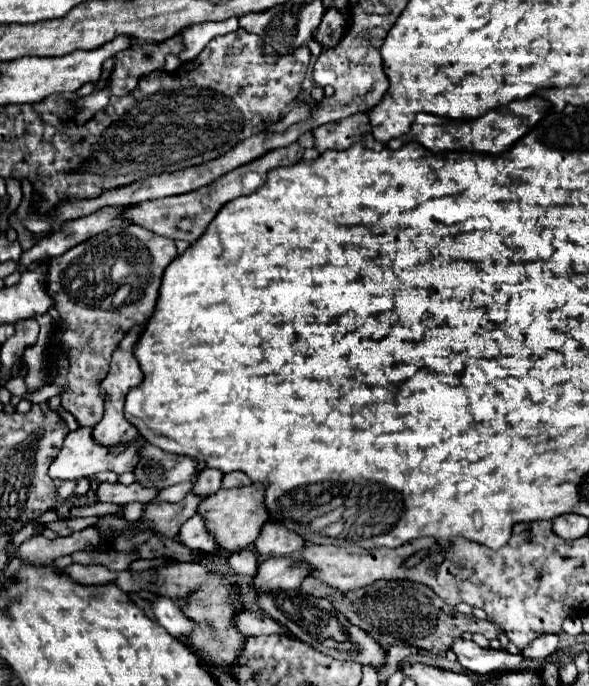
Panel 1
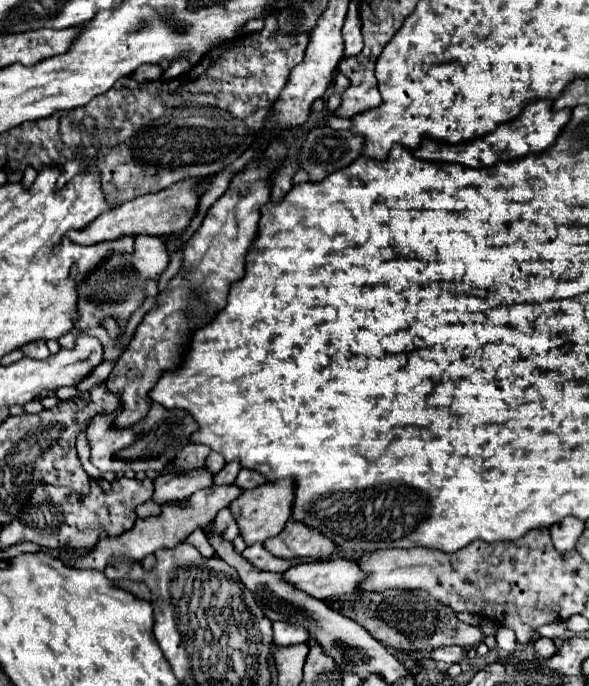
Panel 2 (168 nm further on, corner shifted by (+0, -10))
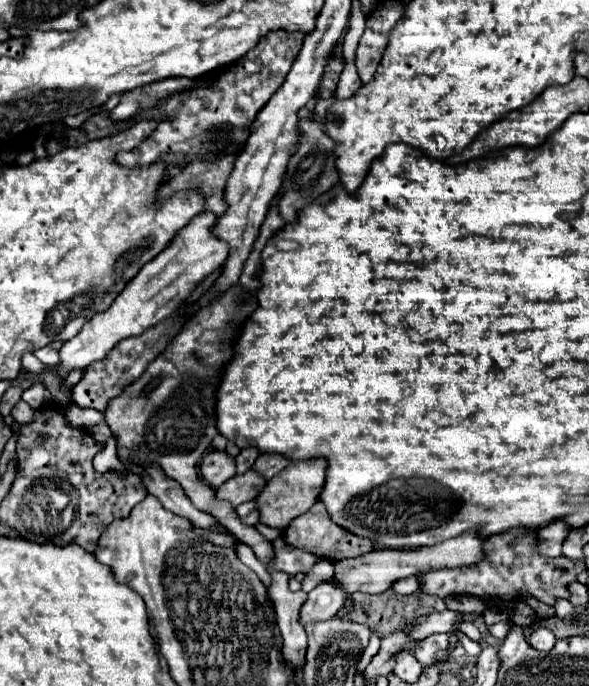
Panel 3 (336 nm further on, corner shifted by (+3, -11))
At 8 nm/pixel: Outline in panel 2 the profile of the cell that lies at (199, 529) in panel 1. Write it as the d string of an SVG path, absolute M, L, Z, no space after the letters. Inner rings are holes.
M227 508L217 512L211 528L213 528L213 534L221 534L229 542L233 538L237 538L237 534L239 534L239 528L237 528L237 524L235 524L235 520L233 520L233 516L231 516L231 512Z

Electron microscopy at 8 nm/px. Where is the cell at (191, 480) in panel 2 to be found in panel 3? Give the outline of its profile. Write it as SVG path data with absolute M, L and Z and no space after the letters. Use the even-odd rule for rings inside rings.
M214 451L202 459L200 469L204 479L212 487L220 487L224 481L228 481L236 473L236 459L230 457L226 451Z

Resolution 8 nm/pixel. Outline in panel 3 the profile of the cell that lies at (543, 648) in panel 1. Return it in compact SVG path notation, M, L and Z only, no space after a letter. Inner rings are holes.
M538 627L538 629L534 629L534 631L530 633L528 643L530 643L534 649L538 649L538 651L550 651L550 649L554 647L554 643L556 643L556 637L554 637L554 633L552 633L550 629Z

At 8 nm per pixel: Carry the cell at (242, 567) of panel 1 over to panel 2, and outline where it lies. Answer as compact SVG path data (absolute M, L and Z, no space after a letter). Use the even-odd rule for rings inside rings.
M253 544L253 546L247 546L243 550L243 558L249 560L257 570L267 570L267 572L285 572L291 564L299 564L299 562L305 562L305 560L299 560L299 558L293 558L293 562L285 562L283 558L277 558L273 554L269 554L263 544Z

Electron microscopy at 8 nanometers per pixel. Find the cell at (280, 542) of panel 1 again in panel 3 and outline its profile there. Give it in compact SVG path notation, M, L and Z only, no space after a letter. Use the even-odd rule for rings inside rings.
M316 503L310 511L306 511L304 515L296 517L284 531L284 539L286 543L290 543L292 547L296 549L302 549L302 551L310 551L314 553L316 557L324 557L324 559L330 559L330 561L340 561L340 559L346 559L346 557L358 557L358 555L364 555L364 553L370 553L374 549L374 541L372 539L364 539L364 537L358 537L358 535L352 535L350 531L342 529L340 525L336 525L324 503Z

